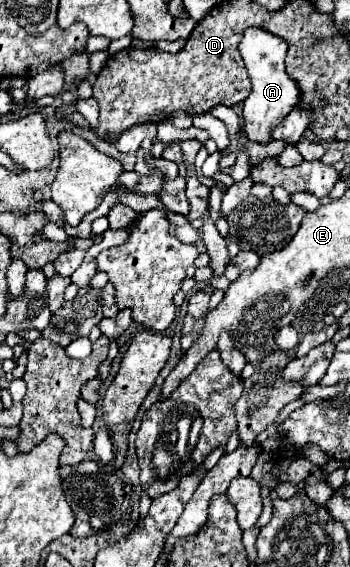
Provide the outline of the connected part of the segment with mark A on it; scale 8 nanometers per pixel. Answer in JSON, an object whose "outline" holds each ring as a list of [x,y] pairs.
{"outline":[[[246,29],[244,39],[240,41],[240,53],[244,57],[248,77],[252,81],[252,91],[250,97],[244,101],[244,131],[250,141],[256,143],[268,143],[272,141],[270,137],[270,127],[278,125],[284,115],[296,105],[298,101],[298,89],[296,81],[292,81],[284,69],[284,59],[286,59],[288,43],[280,37],[262,29]]]}

